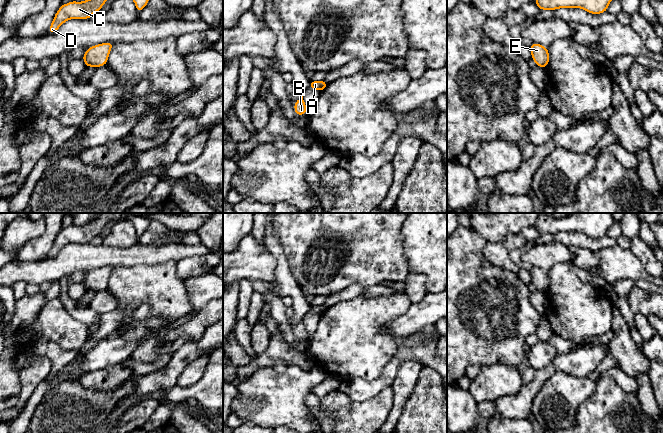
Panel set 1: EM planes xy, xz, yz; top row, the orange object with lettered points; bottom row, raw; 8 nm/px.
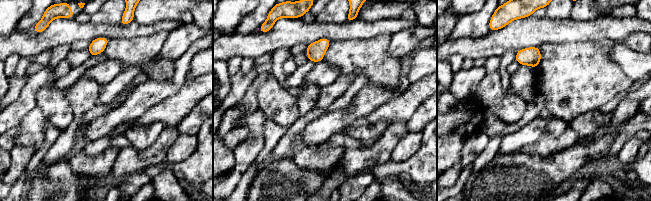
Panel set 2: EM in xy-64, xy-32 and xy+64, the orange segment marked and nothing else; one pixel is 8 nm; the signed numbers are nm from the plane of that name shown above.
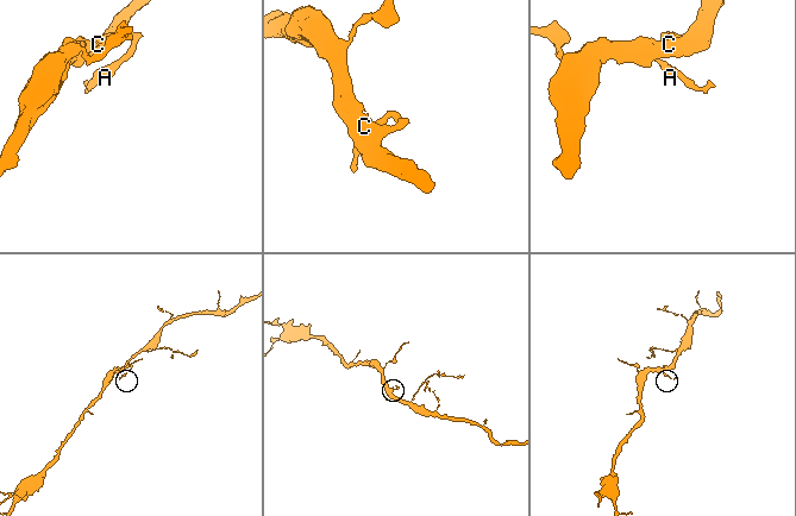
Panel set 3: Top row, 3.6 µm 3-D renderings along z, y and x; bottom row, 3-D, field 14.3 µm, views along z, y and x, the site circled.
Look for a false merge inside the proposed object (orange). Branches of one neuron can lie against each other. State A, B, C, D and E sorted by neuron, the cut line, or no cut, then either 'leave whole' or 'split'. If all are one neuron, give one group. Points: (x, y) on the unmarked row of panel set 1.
A B C D E; no cut; leave whole

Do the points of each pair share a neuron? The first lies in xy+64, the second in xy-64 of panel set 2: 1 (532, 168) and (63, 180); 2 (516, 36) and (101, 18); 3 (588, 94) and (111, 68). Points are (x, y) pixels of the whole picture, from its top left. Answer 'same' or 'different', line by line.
1: same
2: different
3: different

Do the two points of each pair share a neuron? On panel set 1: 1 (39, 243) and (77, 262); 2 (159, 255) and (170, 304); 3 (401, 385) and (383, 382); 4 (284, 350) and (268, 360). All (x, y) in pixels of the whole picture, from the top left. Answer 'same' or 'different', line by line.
1: different
2: different
3: different
4: same

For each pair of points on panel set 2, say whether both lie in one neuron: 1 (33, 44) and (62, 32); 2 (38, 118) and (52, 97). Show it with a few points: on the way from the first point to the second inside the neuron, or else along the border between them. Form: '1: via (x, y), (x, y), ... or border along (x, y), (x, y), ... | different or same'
1: via (40, 42), (55, 35) | same
2: border along (36, 106), (48, 120) | different

